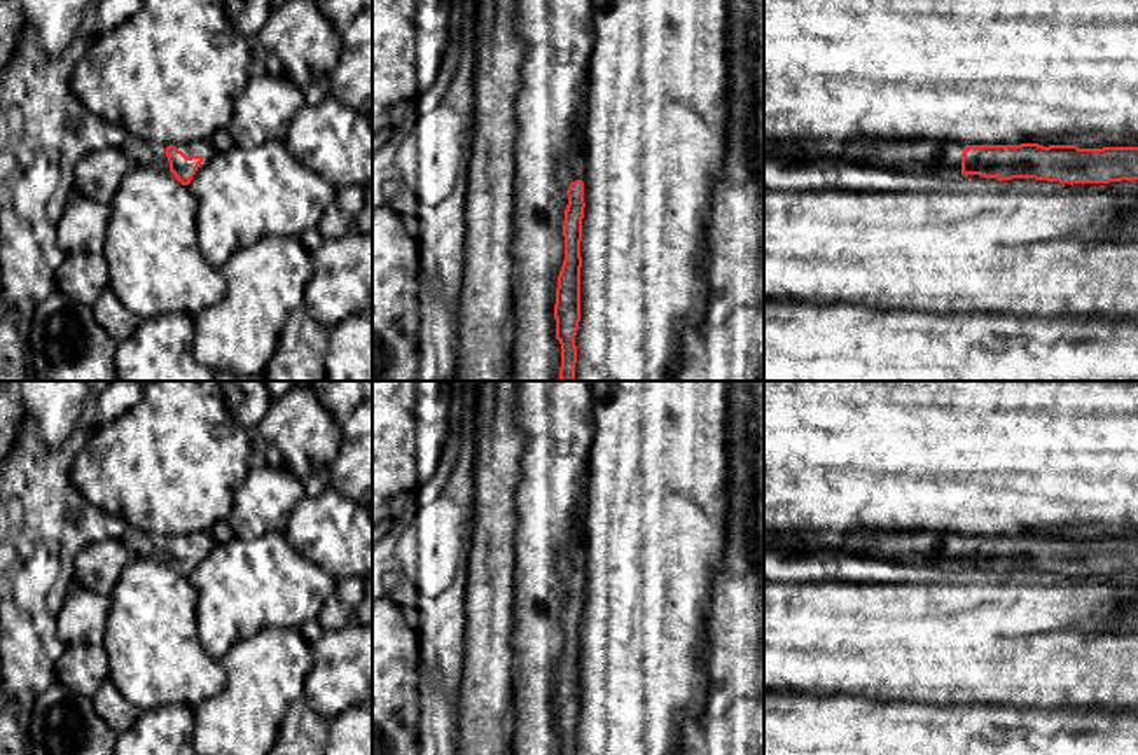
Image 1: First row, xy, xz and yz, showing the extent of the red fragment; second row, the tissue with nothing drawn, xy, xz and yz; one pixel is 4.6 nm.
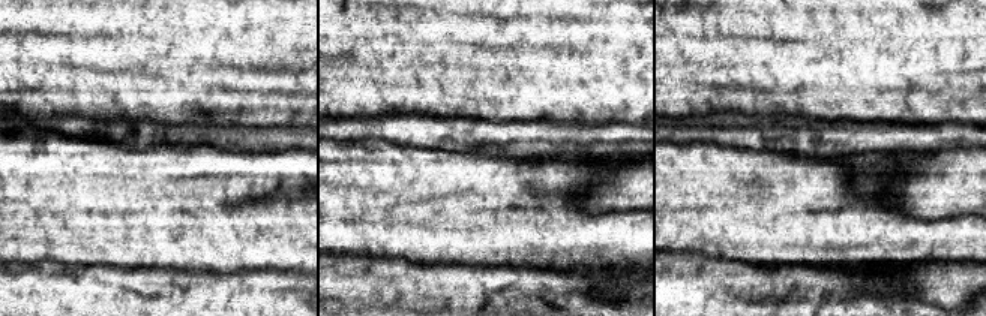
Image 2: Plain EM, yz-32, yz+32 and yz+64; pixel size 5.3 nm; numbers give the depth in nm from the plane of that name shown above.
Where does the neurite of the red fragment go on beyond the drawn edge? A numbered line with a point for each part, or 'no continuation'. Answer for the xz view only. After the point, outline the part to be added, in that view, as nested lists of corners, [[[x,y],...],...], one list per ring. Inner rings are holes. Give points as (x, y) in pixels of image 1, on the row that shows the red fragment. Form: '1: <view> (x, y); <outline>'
1: xz (579, 161); [[[580,150],[580,152],[577,152],[577,154],[572,156],[570,171],[568,171],[570,180],[572,182],[582,180],[584,175],[586,175],[586,170],[587,170],[587,157]]]

